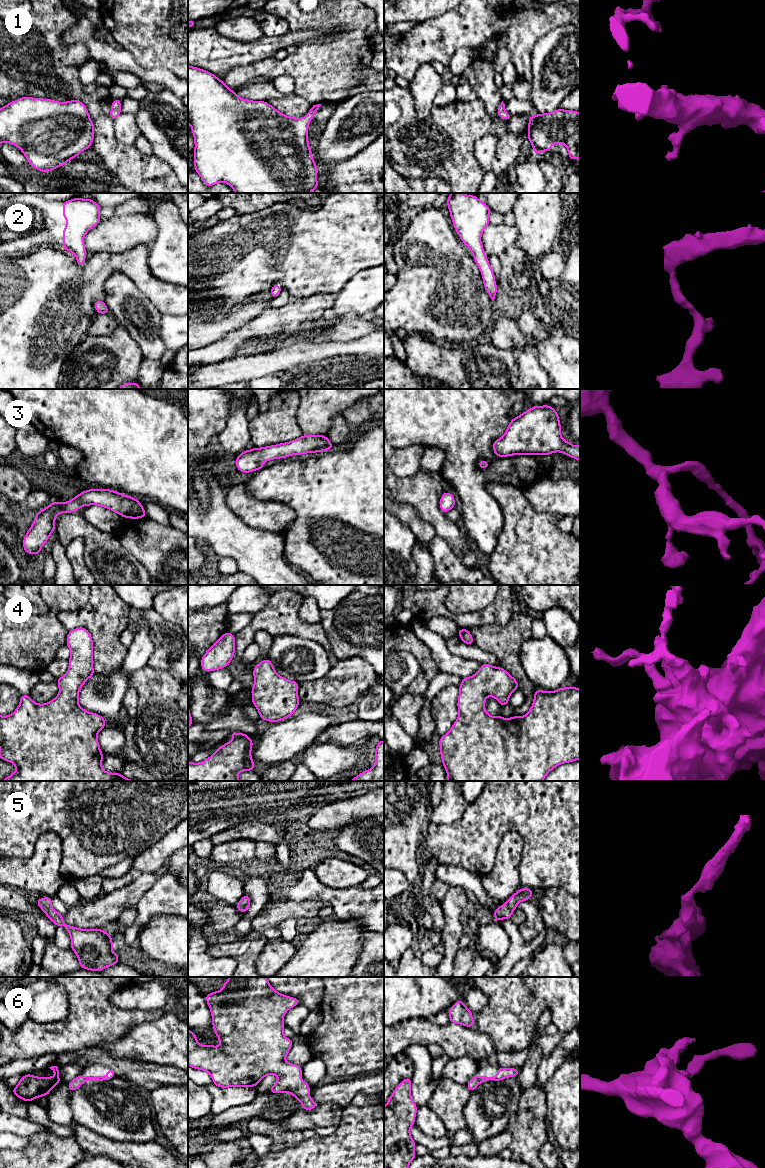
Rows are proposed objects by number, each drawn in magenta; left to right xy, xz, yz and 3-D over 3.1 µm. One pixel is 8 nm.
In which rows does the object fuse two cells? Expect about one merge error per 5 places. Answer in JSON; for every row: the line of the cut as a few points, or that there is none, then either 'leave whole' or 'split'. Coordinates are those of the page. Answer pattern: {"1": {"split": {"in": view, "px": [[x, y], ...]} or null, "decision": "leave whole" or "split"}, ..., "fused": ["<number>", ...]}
{"1": {"split": null, "decision": "leave whole"}, "2": {"split": null, "decision": "leave whole"}, "3": {"split": null, "decision": "leave whole"}, "4": {"split": null, "decision": "leave whole"}, "5": {"split": null, "decision": "leave whole"}, "6": {"split": null, "decision": "leave whole"}, "fused": []}

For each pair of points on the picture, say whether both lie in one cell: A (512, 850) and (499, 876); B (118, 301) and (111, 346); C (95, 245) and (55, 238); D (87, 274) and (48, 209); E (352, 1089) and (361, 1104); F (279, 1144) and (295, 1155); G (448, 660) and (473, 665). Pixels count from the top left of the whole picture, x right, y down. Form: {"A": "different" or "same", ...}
{"A": "same", "B": "different", "C": "different", "D": "different", "E": "different", "F": "different", "G": "same"}

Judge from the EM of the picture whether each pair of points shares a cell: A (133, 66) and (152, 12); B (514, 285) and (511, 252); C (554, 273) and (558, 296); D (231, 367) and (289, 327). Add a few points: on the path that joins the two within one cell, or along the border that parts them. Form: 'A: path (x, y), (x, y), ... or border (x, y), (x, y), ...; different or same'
A: border (123, 48), (142, 67), (147, 69), (157, 68); different
B: path (514, 277), (514, 260); same
C: border (564, 257), (562, 274), (549, 282); different
D: border (252, 353), (246, 356), (233, 356), (226, 360); different

